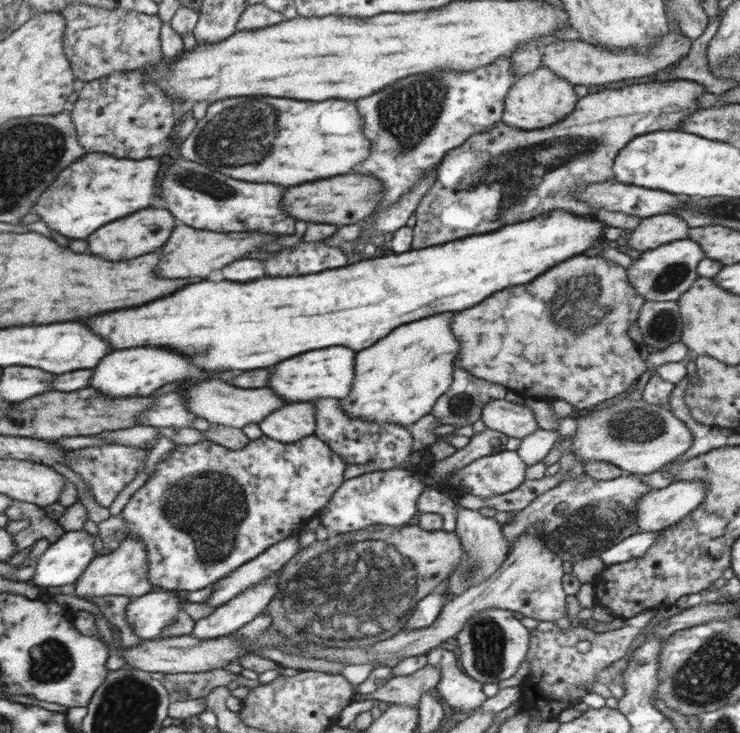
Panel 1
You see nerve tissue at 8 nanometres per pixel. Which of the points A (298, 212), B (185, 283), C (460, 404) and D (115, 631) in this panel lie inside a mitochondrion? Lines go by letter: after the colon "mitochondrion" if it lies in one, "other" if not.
A: other
B: other
C: mitochondrion
D: other

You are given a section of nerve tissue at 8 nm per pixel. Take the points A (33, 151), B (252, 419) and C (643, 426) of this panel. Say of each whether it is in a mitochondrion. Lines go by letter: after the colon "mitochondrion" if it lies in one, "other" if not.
A: mitochondrion
B: other
C: mitochondrion

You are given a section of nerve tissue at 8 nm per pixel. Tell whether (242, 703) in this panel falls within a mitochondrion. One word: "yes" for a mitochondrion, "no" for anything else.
no

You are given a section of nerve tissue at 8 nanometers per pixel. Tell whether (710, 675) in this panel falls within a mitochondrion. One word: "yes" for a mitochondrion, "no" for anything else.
yes

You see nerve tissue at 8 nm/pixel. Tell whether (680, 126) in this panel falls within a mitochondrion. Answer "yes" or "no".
no

